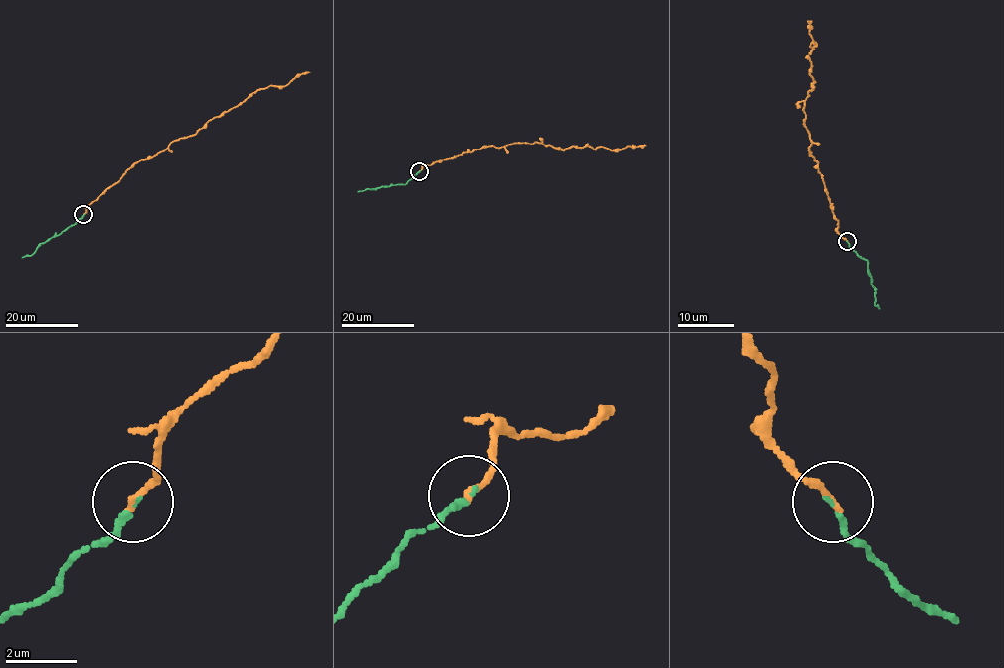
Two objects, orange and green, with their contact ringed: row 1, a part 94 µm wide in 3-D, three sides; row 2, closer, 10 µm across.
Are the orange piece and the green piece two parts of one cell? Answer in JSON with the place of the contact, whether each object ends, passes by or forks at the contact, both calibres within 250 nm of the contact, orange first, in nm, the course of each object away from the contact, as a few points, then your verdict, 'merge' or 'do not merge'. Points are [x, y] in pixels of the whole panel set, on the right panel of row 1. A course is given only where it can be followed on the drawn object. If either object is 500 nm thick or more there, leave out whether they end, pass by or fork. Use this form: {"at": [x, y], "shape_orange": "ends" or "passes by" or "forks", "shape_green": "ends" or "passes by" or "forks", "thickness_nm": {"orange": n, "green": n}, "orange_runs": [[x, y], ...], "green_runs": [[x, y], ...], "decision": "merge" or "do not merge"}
{"at": [847, 241], "shape_orange": "ends", "shape_green": "ends", "thickness_nm": {"orange": 200, "green": 150}, "orange_runs": [[847, 241], [837, 230], [817, 162], [809, 152], [803, 101], [815, 83], [809, 75], [815, 43], [808, 21]], "green_runs": [[847, 241], [868, 262], [875, 305], [880, 309]], "decision": "merge"}

